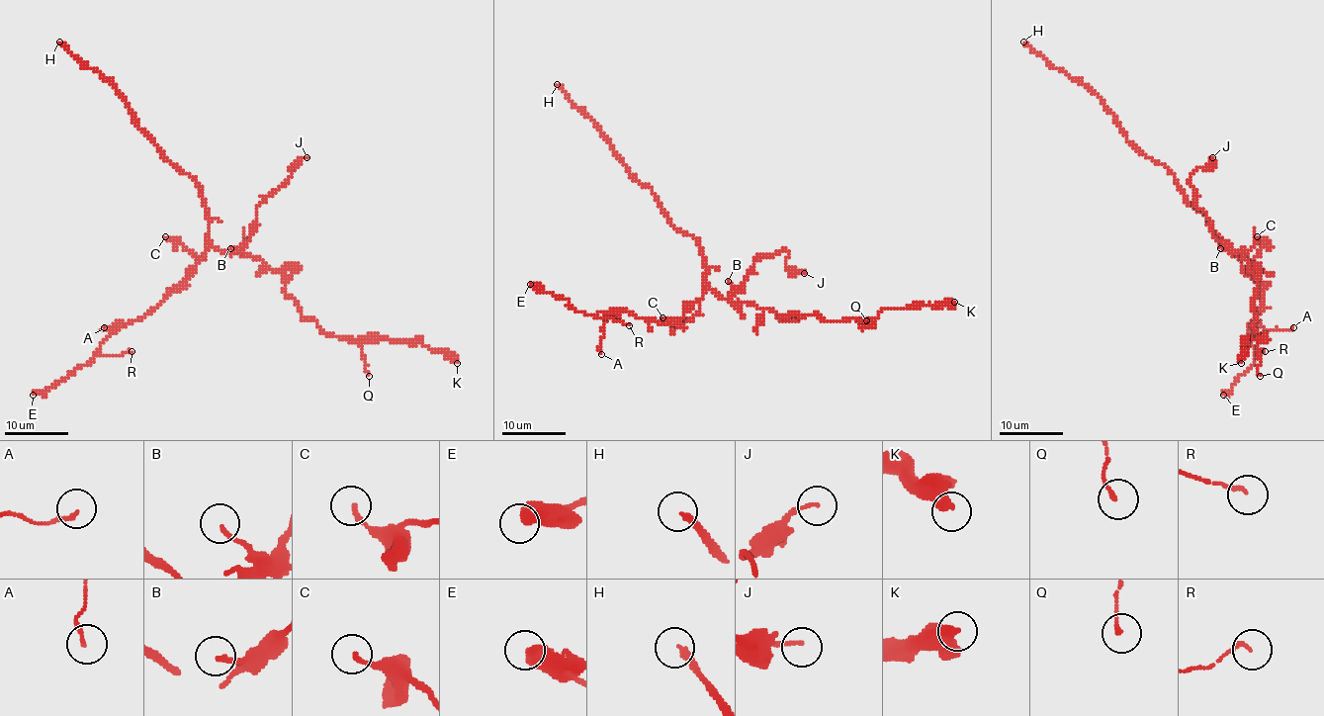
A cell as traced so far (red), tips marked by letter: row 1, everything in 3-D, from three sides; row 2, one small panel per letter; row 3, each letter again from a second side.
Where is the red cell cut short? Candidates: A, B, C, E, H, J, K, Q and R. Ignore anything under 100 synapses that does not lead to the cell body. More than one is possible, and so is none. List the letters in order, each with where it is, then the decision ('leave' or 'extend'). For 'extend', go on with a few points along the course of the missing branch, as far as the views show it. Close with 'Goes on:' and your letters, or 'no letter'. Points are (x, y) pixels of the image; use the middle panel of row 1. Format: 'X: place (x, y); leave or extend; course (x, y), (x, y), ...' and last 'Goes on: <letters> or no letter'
A: place (601, 354); leave
B: place (728, 281); leave
C: place (662, 317); leave
E: place (530, 284); leave
H: place (557, 84); extend
J: place (804, 273); leave
K: place (954, 302); leave
Q: place (866, 320); leave
R: place (629, 325); leave
Goes on: H

